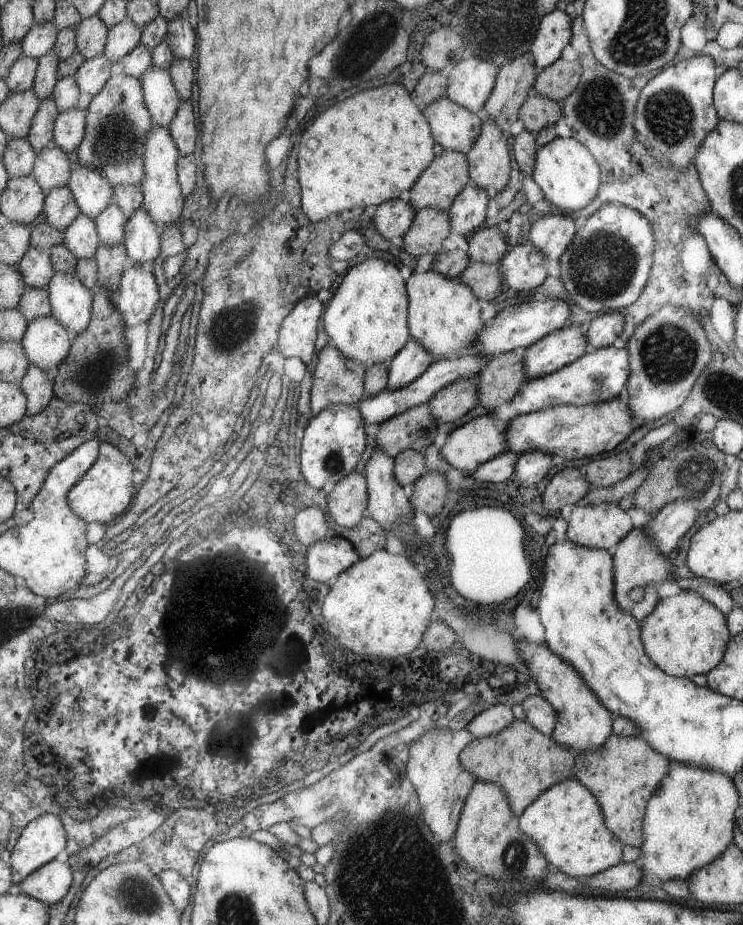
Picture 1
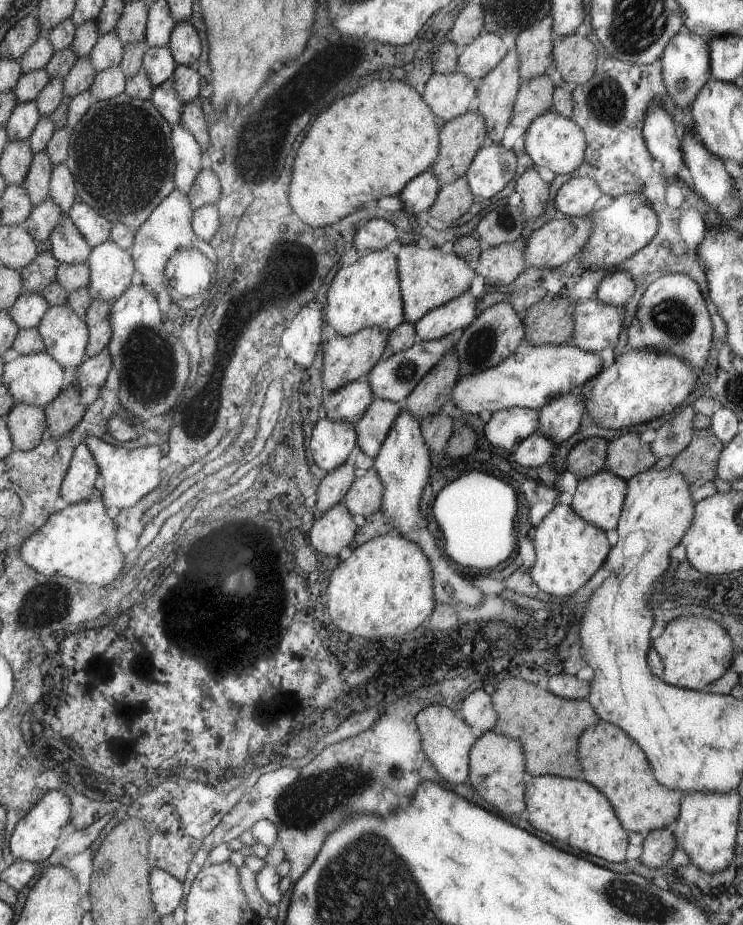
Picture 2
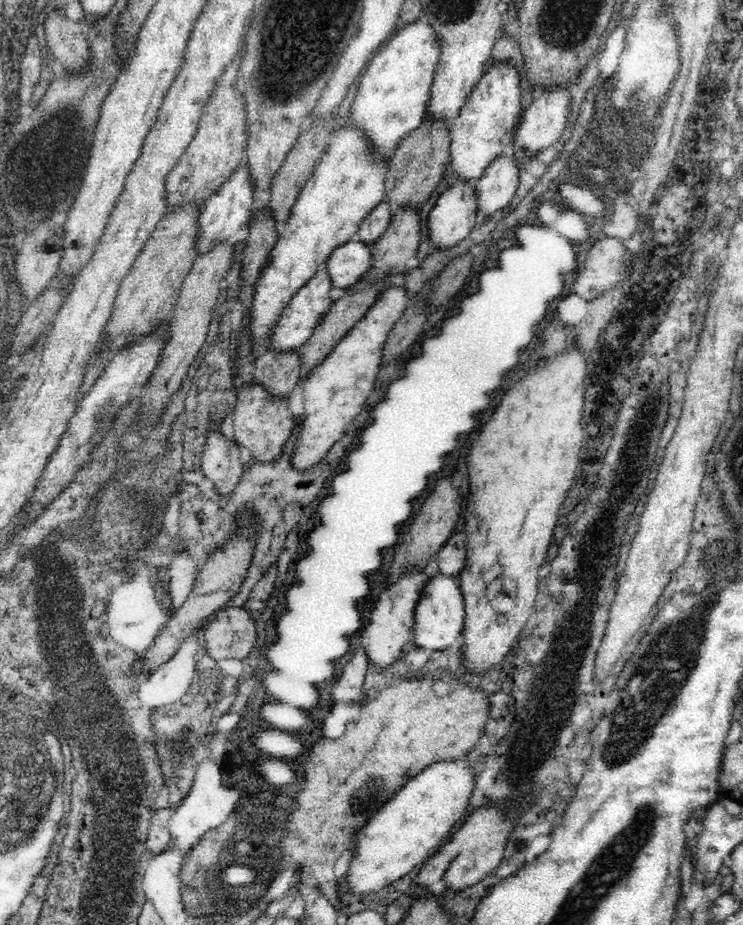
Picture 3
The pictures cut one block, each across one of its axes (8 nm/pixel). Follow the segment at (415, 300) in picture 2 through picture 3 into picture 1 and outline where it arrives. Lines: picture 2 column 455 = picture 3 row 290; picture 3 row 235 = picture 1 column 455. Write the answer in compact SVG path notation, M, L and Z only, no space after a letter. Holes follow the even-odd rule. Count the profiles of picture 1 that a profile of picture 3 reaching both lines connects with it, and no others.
M432 270L423 274L413 272L406 287L409 290L409 333L412 339L422 342L426 350L438 356L448 356L474 344L484 329L484 320L480 316L480 300L470 287Z

